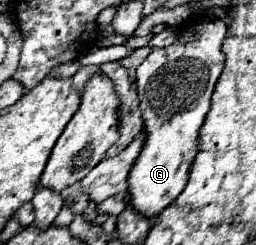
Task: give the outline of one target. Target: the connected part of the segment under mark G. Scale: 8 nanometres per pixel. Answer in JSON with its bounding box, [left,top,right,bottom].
[128,18,226,218]

